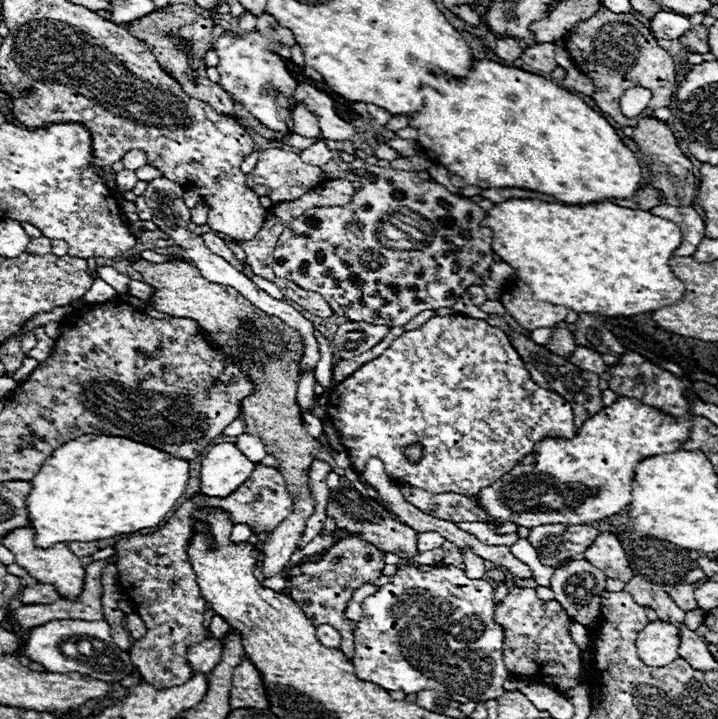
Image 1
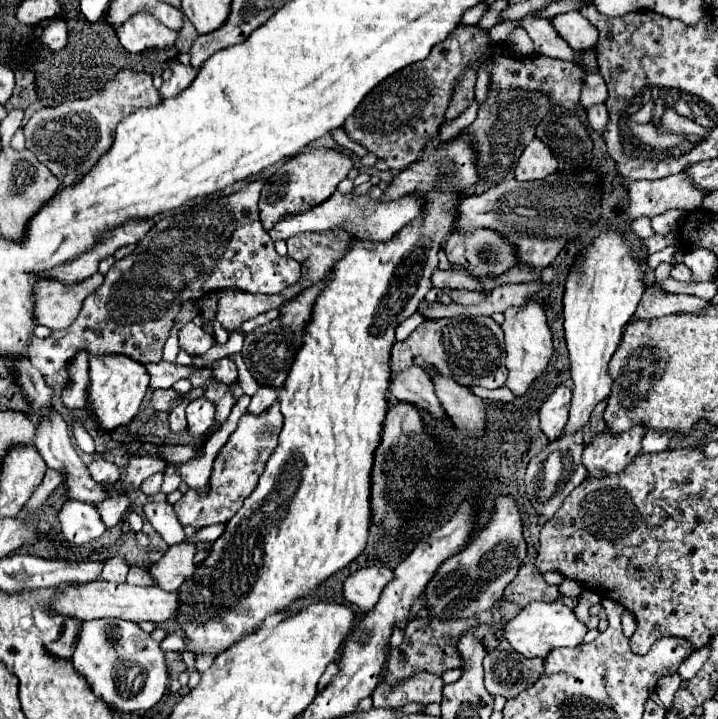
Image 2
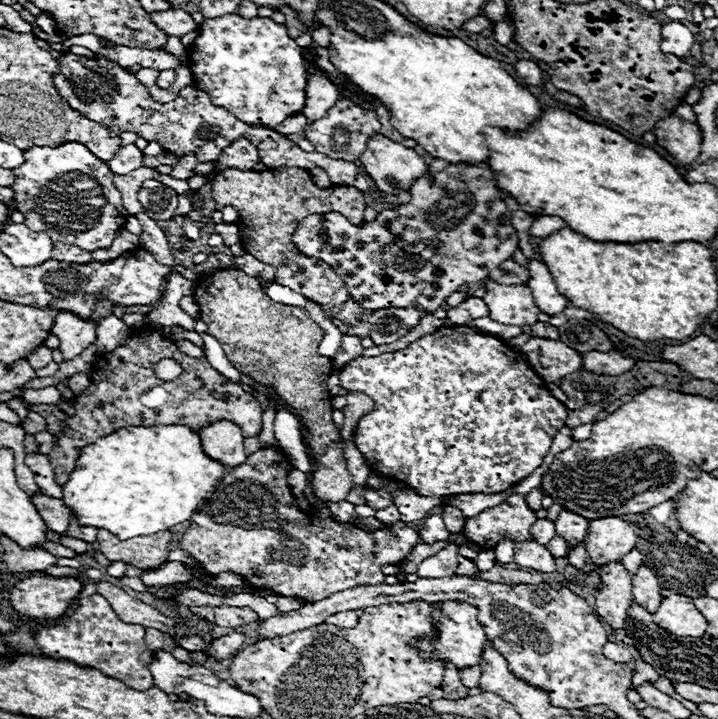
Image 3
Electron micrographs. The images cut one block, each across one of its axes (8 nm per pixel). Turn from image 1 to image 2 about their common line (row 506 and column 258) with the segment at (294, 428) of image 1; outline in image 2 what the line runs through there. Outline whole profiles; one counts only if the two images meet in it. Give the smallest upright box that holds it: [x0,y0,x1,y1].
[216,288,296,332]

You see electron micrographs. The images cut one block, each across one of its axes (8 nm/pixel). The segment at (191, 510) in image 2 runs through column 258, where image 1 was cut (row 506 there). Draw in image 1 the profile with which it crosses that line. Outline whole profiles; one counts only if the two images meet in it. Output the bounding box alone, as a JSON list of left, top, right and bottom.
[398,484,486,522]

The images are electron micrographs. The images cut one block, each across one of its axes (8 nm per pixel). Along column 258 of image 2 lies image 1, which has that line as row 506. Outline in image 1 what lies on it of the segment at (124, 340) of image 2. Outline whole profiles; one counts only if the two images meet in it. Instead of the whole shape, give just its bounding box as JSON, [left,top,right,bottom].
[220,464,292,534]

